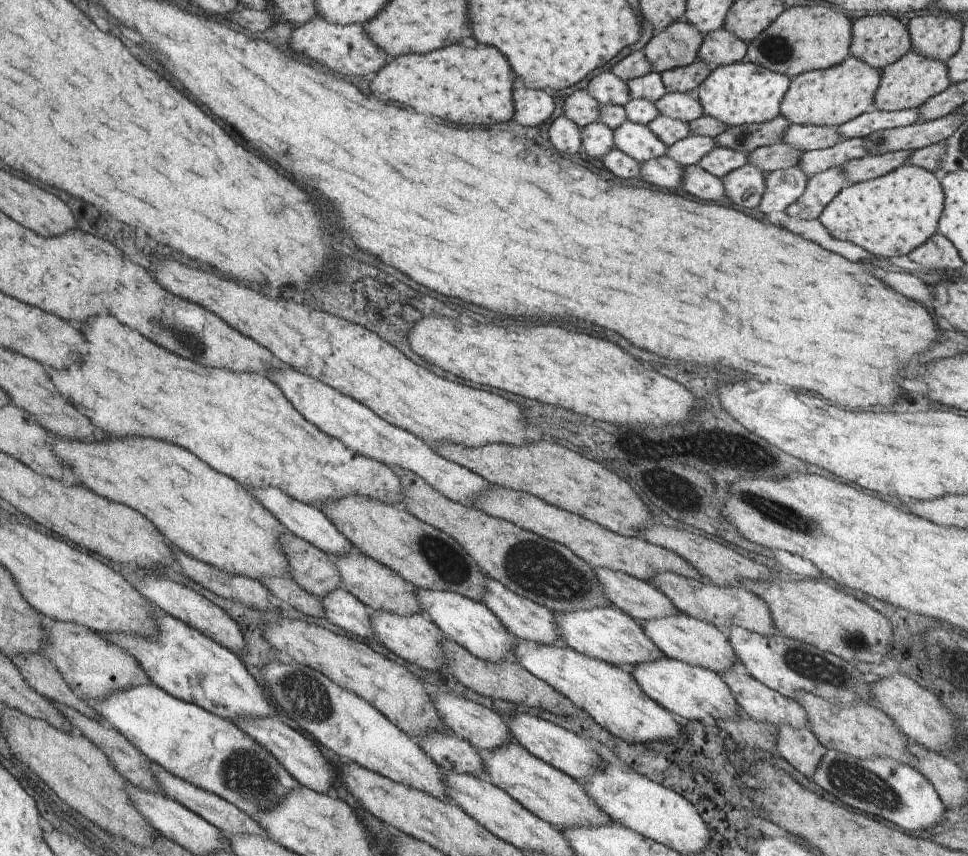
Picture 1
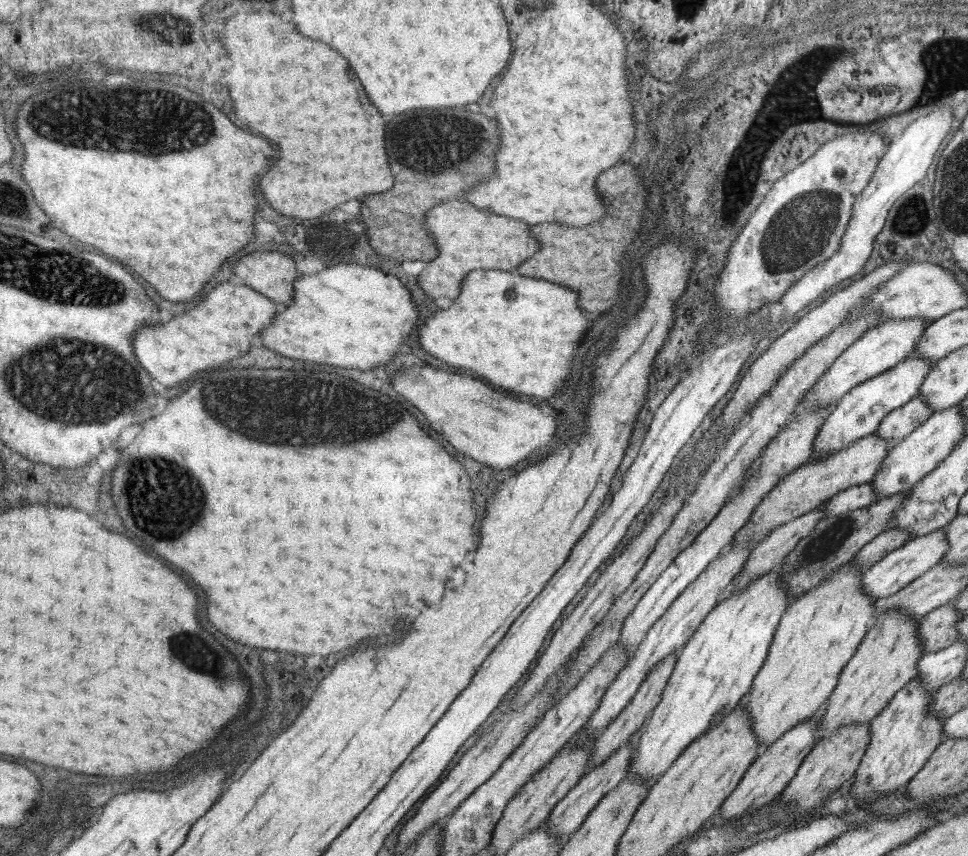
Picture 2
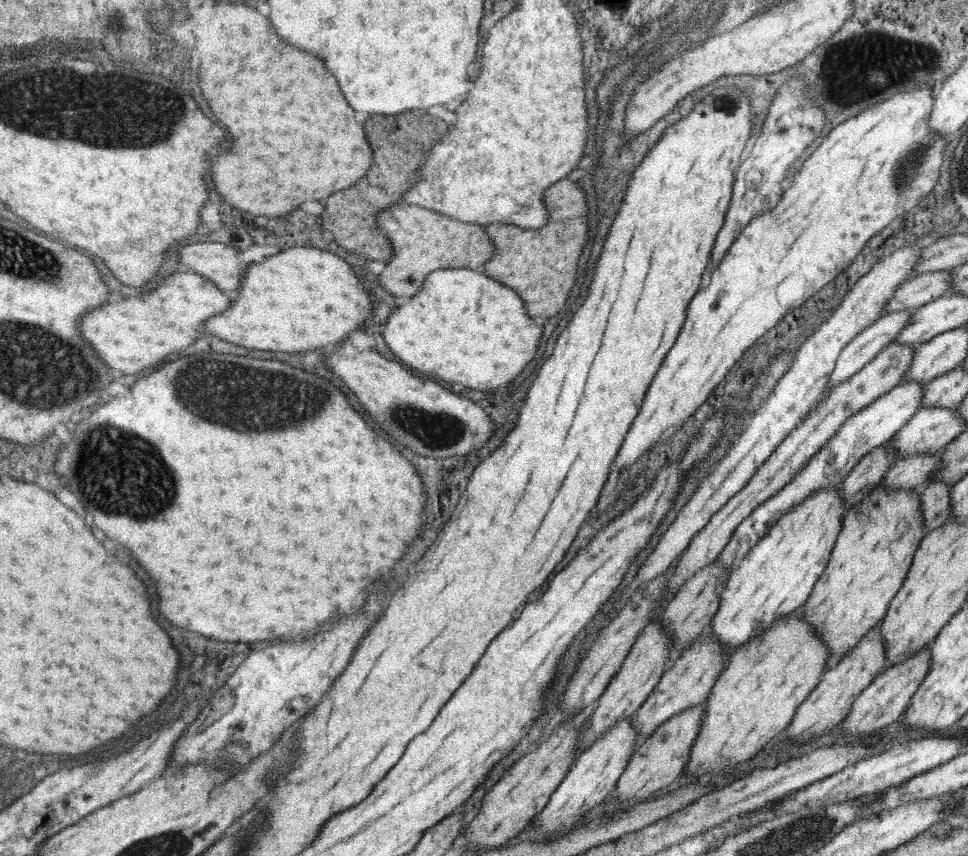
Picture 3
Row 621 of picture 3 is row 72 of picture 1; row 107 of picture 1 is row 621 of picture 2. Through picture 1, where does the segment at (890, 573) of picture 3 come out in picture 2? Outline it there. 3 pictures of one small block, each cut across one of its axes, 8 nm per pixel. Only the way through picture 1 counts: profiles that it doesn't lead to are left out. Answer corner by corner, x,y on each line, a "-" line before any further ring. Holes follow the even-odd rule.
851,561
833,569
817,587
801,593
797,599
788,603
783,618
773,635
768,649
767,659
757,671
756,678
752,680
751,687
744,698
744,712
748,712
753,733
759,741
762,750
776,742
777,738
791,730
795,724
807,717
814,716
824,705
833,688
837,684
837,676
841,668
847,664
851,656
857,651
857,646
864,638
874,622
875,598
869,597
861,589
861,574
864,572
861,565
851,566

